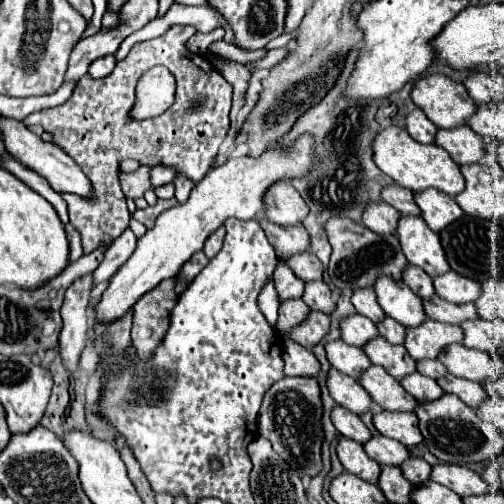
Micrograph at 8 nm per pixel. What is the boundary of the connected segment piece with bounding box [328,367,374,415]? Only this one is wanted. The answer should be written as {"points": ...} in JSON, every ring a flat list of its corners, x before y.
{"points":[[334,367,328,373,328,389,330,389,332,399,338,405,346,407,348,411,352,411,356,415,370,411,370,407,374,403,372,397,366,393,366,389,356,379,336,371]]}

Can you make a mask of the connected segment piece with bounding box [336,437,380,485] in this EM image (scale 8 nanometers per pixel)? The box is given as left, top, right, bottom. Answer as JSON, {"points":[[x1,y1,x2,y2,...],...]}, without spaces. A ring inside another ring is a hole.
{"points":[[342,437,338,447,336,447,336,453,338,453,338,459,348,473,352,473,368,483,374,483,374,485,378,483,380,465,366,455,366,451,360,443]]}

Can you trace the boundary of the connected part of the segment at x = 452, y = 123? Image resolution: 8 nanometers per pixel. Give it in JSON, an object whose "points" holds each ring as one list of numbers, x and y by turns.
{"points":[[444,75,418,79,412,89,412,101,440,129,466,125,478,107,462,83,456,83]]}

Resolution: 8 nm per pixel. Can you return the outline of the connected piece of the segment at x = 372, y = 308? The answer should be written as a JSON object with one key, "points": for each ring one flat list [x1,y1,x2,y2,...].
{"points":[[364,289,364,291,354,291,352,295,352,305,356,307,356,311,360,315,366,315,368,319,372,319,374,323,380,323,386,313,382,311,382,307,376,301,376,293,372,289]]}

